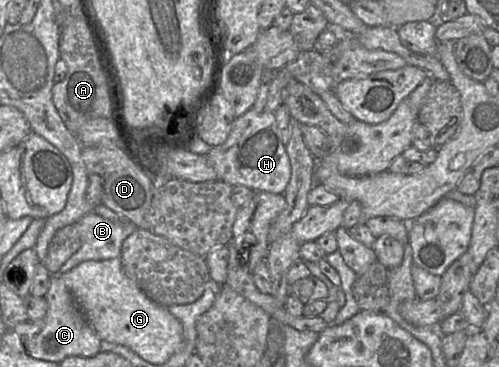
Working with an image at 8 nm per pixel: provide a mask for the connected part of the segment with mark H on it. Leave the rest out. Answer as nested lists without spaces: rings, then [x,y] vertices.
[[[248,110],[235,119],[227,140],[206,155],[218,179],[232,186],[246,186],[254,191],[283,194],[291,175],[291,166],[273,112]]]

